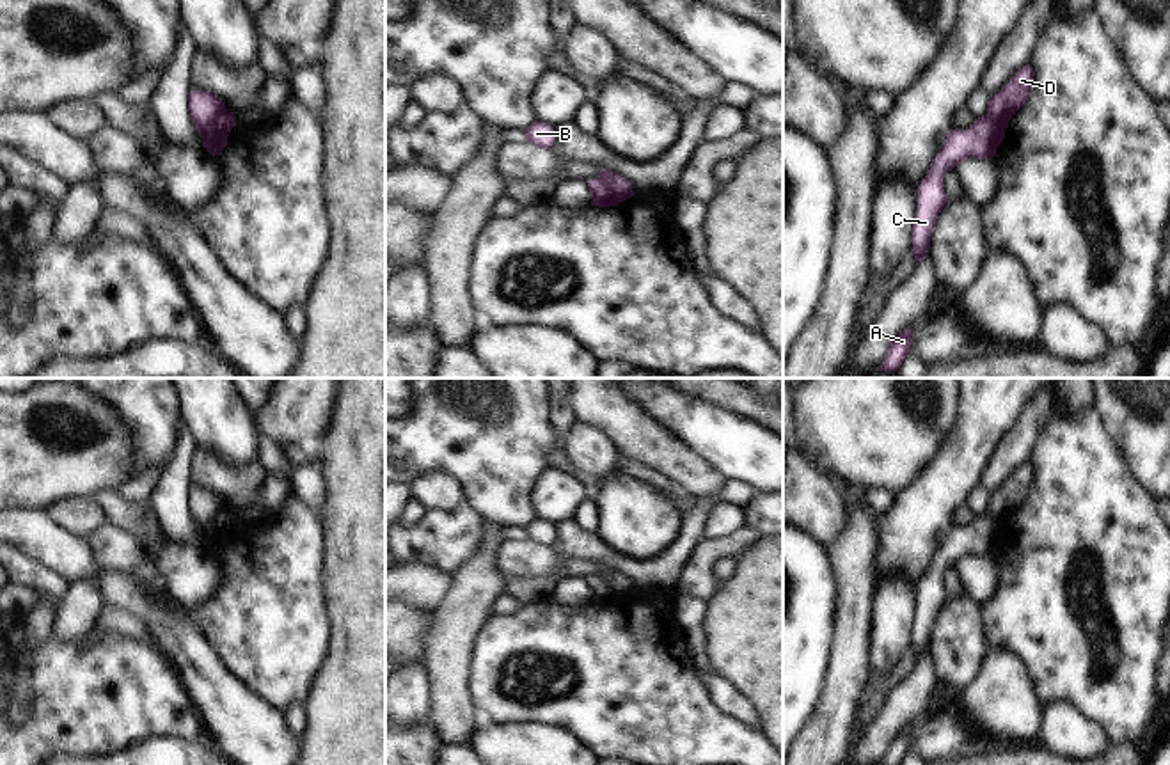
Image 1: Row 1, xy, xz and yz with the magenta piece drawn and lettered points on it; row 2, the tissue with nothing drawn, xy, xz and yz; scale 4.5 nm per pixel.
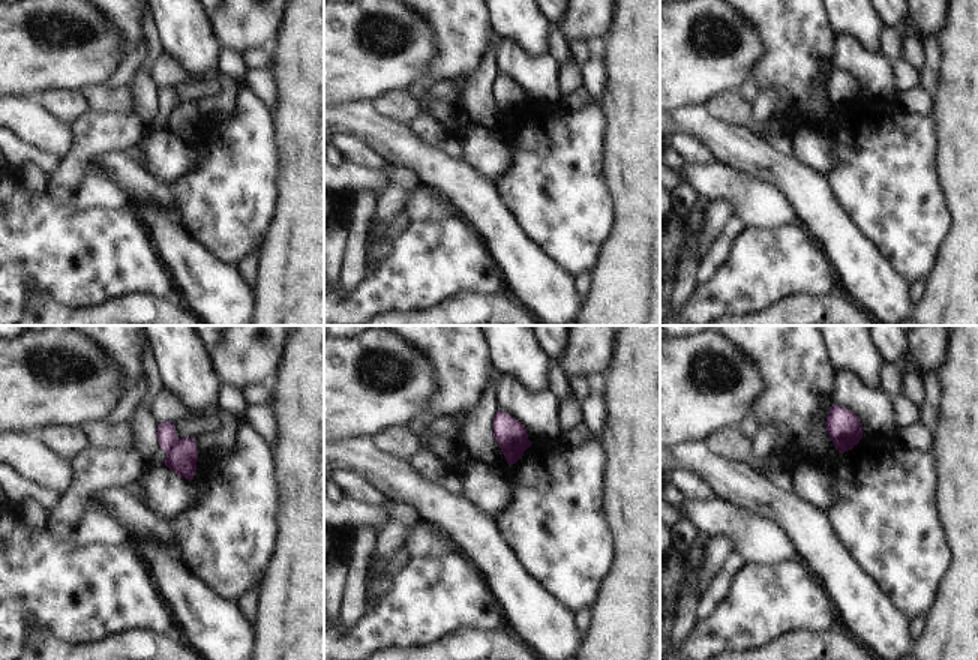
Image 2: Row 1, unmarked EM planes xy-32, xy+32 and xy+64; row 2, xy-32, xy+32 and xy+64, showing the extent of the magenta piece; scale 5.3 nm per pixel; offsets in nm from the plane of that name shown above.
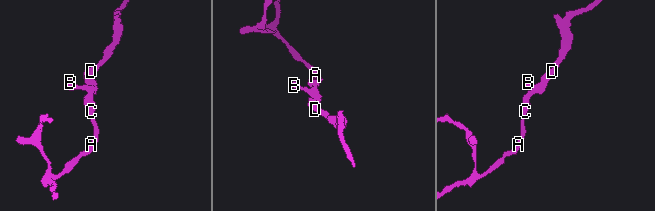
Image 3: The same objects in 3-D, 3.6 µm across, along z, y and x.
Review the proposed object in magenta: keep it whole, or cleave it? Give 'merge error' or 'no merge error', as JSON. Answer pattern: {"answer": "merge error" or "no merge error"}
{"answer": "merge error"}

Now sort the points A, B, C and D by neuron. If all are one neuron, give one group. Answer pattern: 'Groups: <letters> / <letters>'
Groups: A B C / D.

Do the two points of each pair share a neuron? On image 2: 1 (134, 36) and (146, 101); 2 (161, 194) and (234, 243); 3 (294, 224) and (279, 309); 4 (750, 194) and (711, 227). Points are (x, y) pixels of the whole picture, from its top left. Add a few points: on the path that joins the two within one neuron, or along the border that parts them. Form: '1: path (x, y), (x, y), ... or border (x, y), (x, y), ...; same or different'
1: border (140, 15), (140, 33), (143, 38); different
2: border (170, 185), (182, 222); different
3: path (294, 245), (294, 288); same
4: border (710, 201), (725, 201), (734, 213); different

